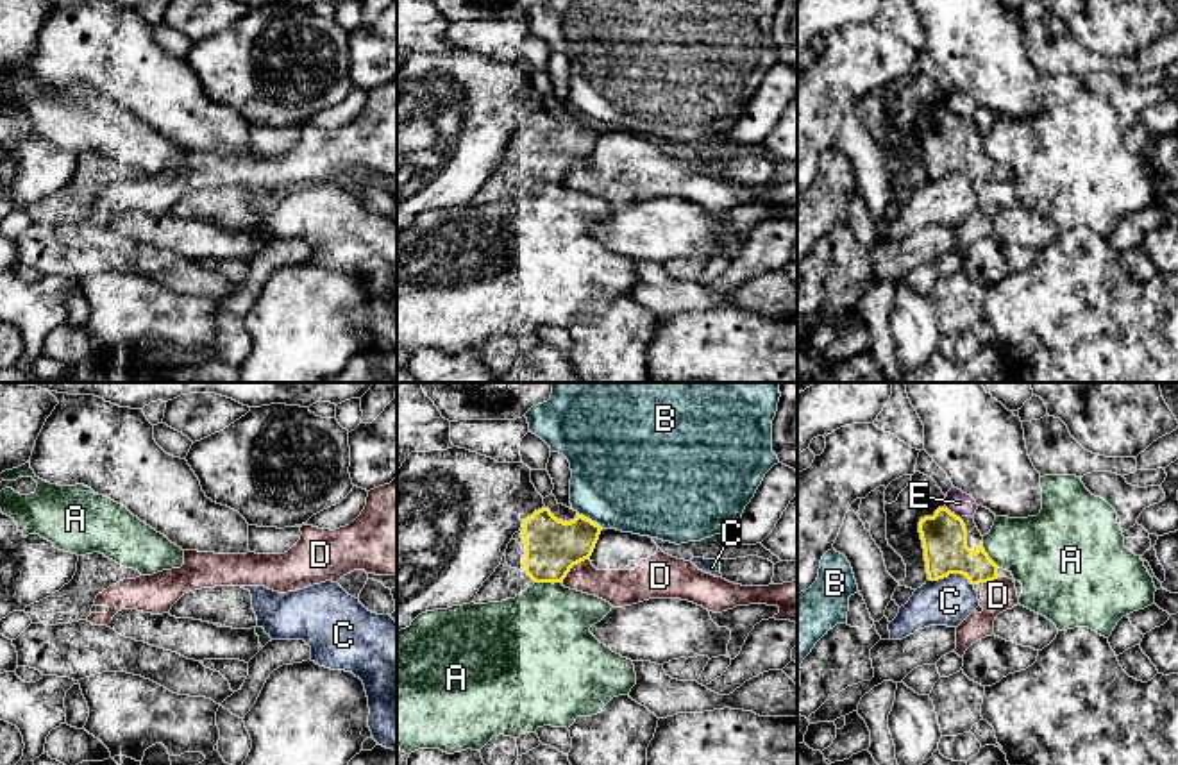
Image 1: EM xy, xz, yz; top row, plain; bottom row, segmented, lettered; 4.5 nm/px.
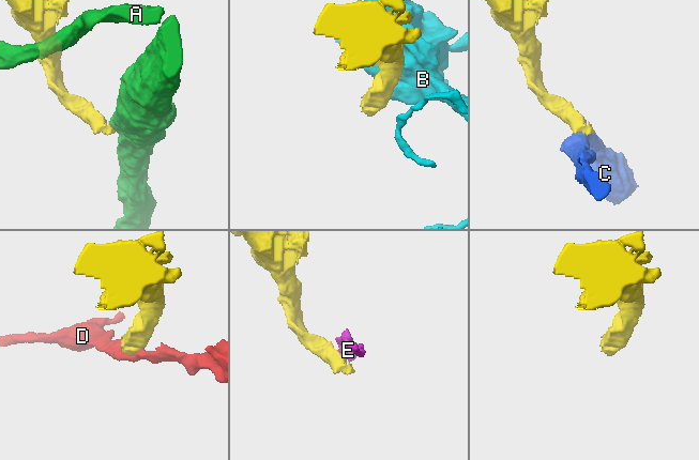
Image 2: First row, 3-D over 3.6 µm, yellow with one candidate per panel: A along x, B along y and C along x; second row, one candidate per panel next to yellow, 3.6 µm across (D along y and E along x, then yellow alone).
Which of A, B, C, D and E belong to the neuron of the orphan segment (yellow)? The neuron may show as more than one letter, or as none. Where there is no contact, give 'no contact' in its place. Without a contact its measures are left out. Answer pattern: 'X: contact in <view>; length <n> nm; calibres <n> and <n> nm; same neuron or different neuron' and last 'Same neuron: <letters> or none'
A: contact in xz; length 120 nm; calibres 240 and 440 nm; different neuron
B: contact in xz; length 140 nm; calibres 240 and 480 nm; different neuron
C: contact in yz; length 220 nm; calibres 200 and 220 nm; different neuron
D: contact in xz; length 170 nm; calibres 240 and 160 nm; different neuron
E: contact in yz; length 90 nm; calibres 200 and 110 nm; different neuron
Same neuron: none

